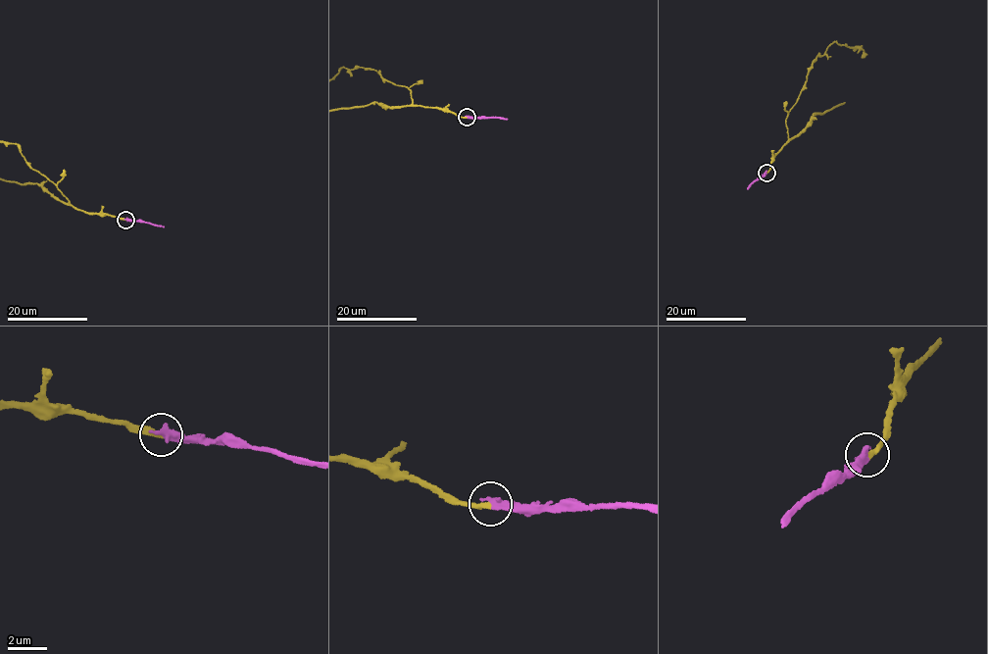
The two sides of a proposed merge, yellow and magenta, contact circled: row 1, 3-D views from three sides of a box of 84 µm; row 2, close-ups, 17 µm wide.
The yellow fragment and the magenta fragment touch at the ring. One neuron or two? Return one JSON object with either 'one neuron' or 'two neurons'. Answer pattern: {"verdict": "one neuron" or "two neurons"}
{"verdict": "one neuron"}

